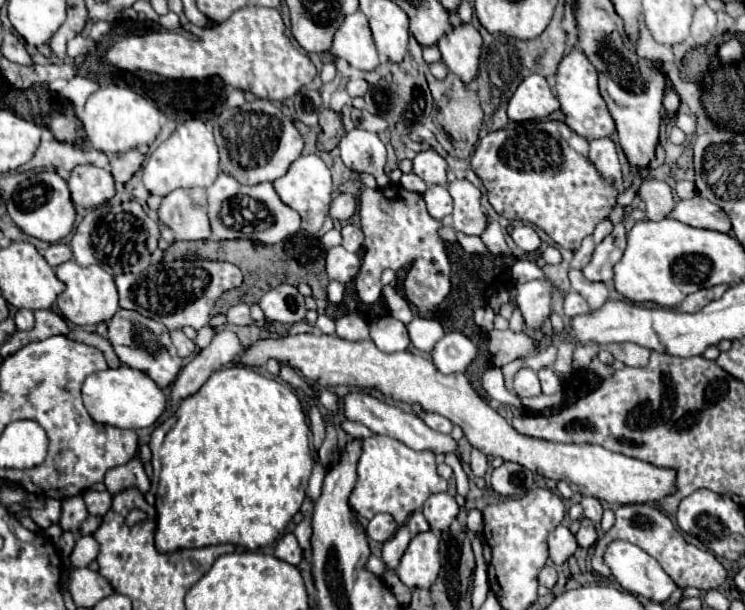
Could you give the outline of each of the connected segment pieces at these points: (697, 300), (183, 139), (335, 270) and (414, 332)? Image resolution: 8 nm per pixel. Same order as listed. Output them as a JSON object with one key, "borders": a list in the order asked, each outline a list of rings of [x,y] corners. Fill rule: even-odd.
{"borders":[[[[714,286],[714,288],[704,288],[704,290],[698,290],[690,296],[684,298],[684,302],[678,306],[680,312],[696,312],[700,308],[704,308],[708,302],[720,298],[724,292],[726,292],[728,286]]],[[[190,118],[172,132],[172,136],[162,142],[144,166],[142,182],[150,194],[166,196],[176,188],[208,188],[218,176],[218,146],[214,144],[212,130],[200,120]]],[[[334,246],[328,250],[326,256],[326,272],[330,280],[338,280],[342,284],[350,282],[352,278],[356,278],[358,270],[360,270],[360,258],[348,250],[344,250],[342,246]]],[[[414,316],[414,320],[410,324],[406,324],[406,328],[408,328],[412,344],[422,352],[432,350],[432,346],[444,336],[444,330],[442,330],[440,322],[434,320],[434,318]]]]}

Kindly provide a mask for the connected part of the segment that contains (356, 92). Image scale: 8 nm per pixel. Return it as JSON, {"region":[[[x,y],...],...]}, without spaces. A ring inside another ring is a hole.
{"region":[[[352,78],[352,80],[348,80],[348,84],[346,84],[346,92],[354,98],[354,96],[364,96],[366,92],[368,92],[368,88],[370,88],[370,84],[364,80],[364,78]]]}

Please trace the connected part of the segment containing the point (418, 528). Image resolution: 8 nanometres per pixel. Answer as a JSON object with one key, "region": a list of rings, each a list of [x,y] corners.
{"region":[[[416,510],[416,512],[410,516],[410,520],[406,522],[406,526],[410,528],[410,532],[412,532],[412,534],[428,532],[428,530],[430,530],[430,526],[428,526],[428,522],[426,522],[426,518],[422,516],[422,512],[420,512],[420,510]]]}

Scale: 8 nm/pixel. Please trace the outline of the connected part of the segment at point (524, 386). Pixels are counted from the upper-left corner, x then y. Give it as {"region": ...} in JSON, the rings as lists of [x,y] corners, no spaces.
{"region":[[[522,368],[514,376],[514,390],[518,396],[538,396],[540,380],[532,368]]]}

